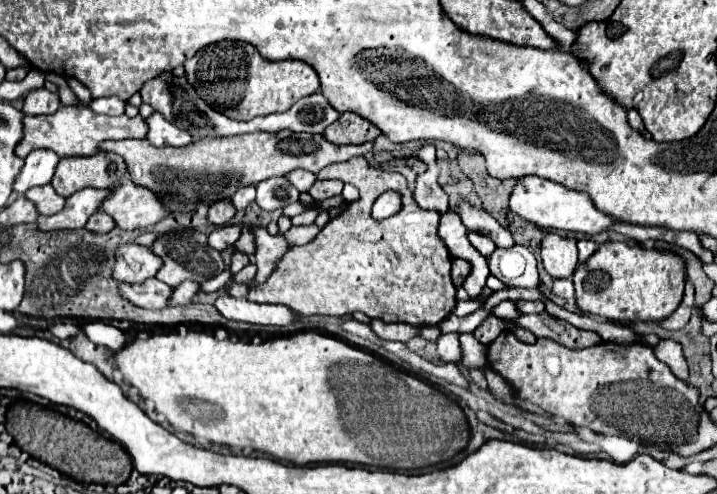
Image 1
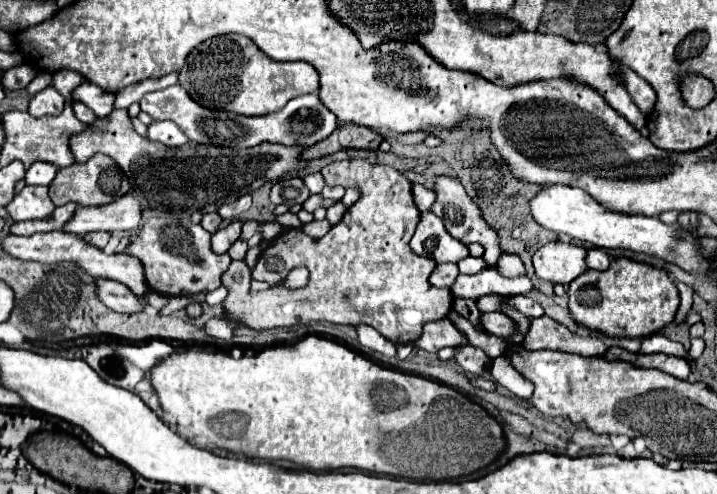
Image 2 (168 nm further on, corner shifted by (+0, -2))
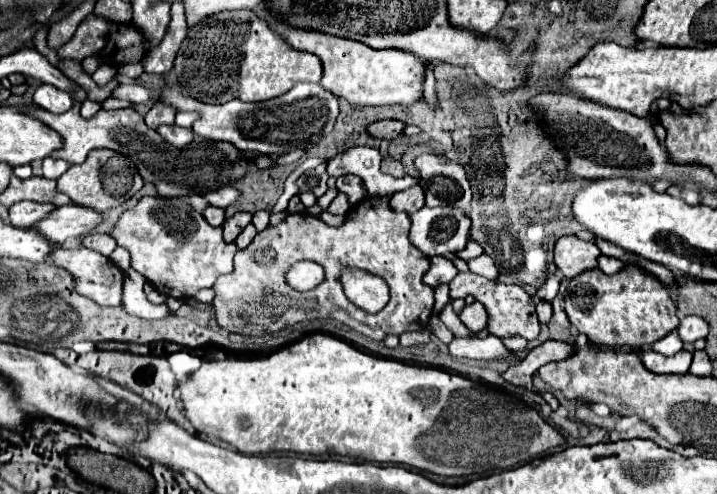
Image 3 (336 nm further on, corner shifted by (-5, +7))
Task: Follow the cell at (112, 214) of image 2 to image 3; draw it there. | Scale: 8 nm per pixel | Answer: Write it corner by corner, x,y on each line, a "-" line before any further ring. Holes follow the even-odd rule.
65,205
65,207
57,207
55,211
51,211
51,215
47,215
45,219
41,219
41,223
37,223
37,227
31,227
31,229
37,229
39,235
45,235
45,239
49,239
49,243
53,245
63,245
65,239
75,239
75,237
85,237
89,231
93,231
101,221
101,215
93,209
85,209
81,205

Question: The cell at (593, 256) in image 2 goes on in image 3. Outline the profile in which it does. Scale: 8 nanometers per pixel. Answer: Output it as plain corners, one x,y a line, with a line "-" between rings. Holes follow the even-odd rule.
601,255
601,257
599,257
599,269
601,269
605,275
615,275
615,273
619,273
623,267
625,267
625,263
623,263
621,259
607,257
607,255

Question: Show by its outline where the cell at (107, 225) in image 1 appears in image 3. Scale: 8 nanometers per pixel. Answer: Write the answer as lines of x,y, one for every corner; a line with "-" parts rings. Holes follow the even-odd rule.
107,233
85,235
85,237
83,237
83,245
89,247
89,249
93,249
93,251
99,251
99,253
105,255
105,257
109,257
109,255
113,253
113,249
117,247
115,239
113,239
111,235
107,235

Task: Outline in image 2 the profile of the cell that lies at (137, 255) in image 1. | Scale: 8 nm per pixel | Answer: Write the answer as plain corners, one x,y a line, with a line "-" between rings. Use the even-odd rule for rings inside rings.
46,232
46,234
34,234
28,238
20,238
20,236
6,236
2,240
2,248
20,258
20,260
36,260
36,262
46,262
46,264
58,264
58,262
76,262
80,268
84,268
88,274
100,278
108,278
108,280
120,280
122,284
126,284
134,294
144,294
148,290
146,282
144,282
144,266
140,264
138,258
122,252
122,254
106,254
104,250
88,244
84,238
80,236
72,236
72,232

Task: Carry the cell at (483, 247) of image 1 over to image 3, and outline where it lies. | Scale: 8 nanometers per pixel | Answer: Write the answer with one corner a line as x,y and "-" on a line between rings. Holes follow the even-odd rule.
469,241
469,243
467,243
467,247
465,247
465,249
461,249
461,251
457,251
455,255
457,255
459,259
463,259
463,261
469,261
469,259
479,257
481,253
483,253
483,249
481,249
475,241

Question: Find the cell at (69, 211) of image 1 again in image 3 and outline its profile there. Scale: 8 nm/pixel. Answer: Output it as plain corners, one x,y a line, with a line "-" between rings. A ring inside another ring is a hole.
21,201
21,203
13,203
13,207
9,207
9,219
15,227
31,227
39,219
47,217
53,209
55,207
47,205
47,203

